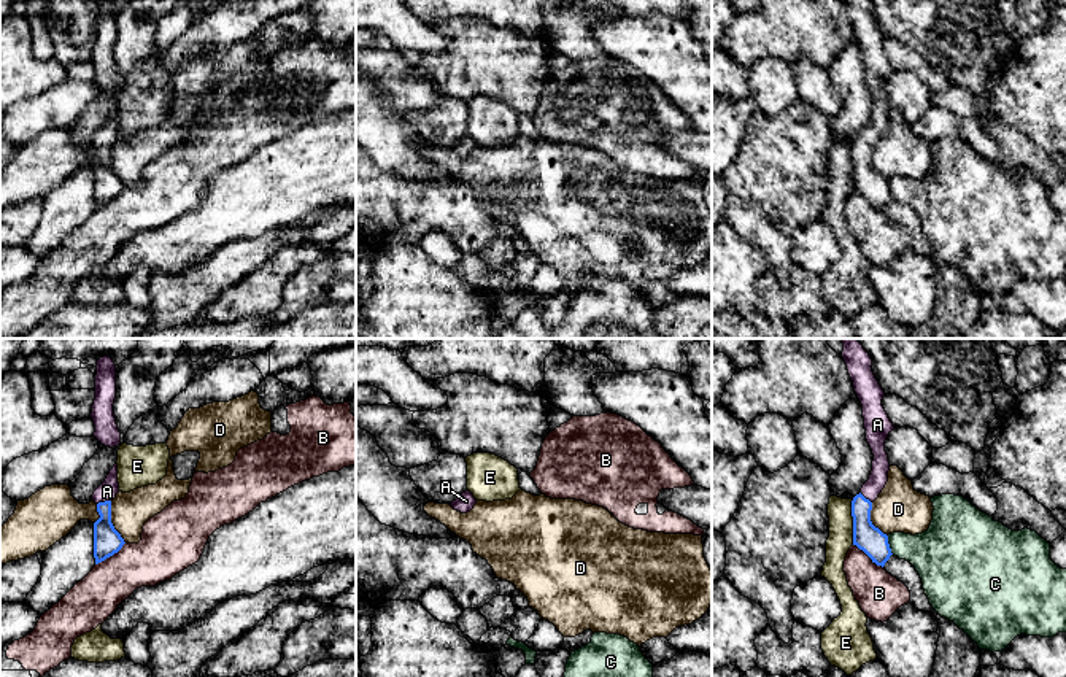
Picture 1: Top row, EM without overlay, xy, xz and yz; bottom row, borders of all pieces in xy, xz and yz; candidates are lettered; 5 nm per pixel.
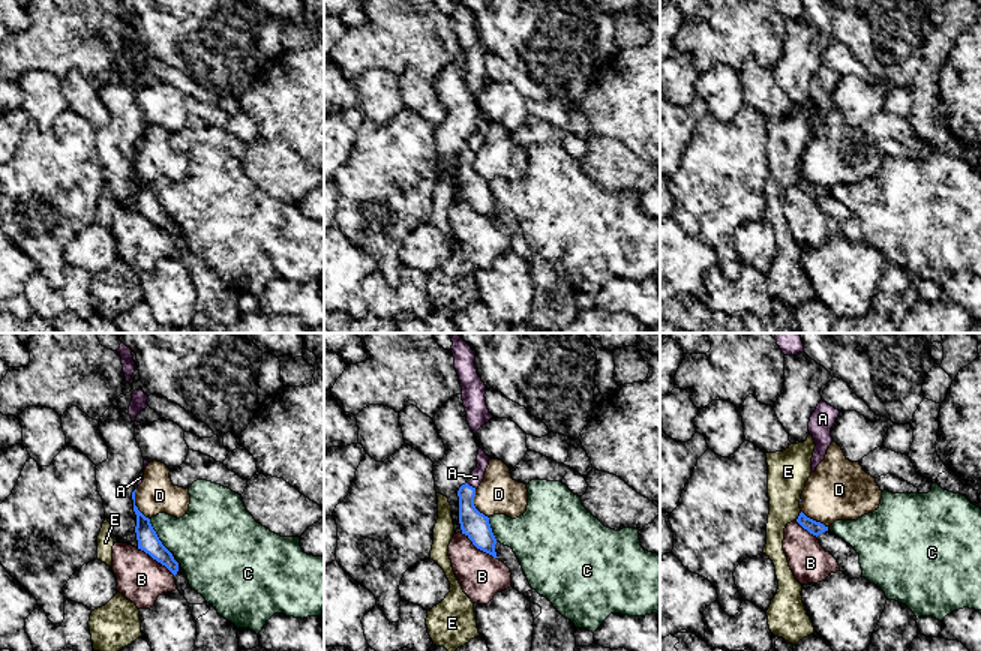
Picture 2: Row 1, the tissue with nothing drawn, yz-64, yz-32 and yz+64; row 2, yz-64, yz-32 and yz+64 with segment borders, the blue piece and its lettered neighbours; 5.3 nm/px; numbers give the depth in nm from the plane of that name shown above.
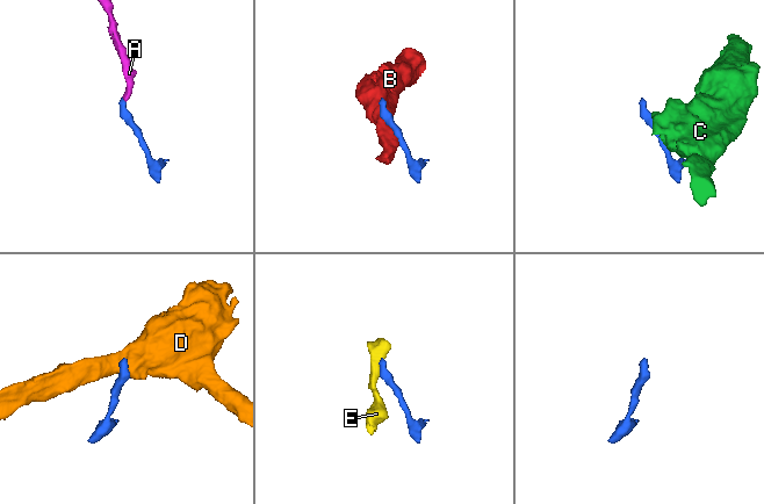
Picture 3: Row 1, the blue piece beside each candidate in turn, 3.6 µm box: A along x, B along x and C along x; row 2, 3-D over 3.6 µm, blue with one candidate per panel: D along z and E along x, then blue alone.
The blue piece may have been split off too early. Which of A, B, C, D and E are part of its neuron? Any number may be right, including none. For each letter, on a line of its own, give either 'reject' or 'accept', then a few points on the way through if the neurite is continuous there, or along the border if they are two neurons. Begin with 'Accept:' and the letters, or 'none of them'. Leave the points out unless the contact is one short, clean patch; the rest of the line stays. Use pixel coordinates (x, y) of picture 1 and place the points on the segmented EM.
Accept: A
A: accept; way xy (107, 541), (105, 501), (107, 491)
B: reject
C: reject
D: reject; border xy (110, 501), (110, 522), (126, 542)
E: reject; border yz (853, 499), (852, 544)

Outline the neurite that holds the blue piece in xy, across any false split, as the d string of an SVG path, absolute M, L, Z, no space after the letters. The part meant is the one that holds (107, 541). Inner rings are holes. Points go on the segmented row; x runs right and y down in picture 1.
M118 464L113 466L105 482L94 491L100 518L94 523L94 558L95 564L118 553L126 544L111 523L111 501L119 493Z

